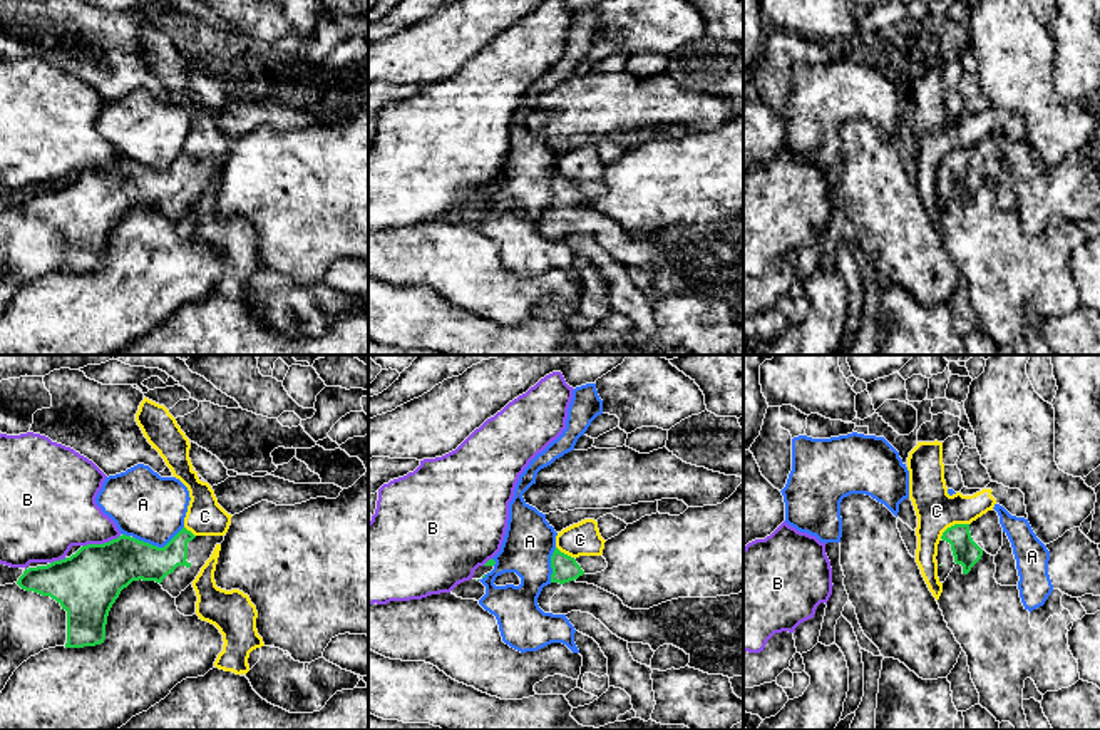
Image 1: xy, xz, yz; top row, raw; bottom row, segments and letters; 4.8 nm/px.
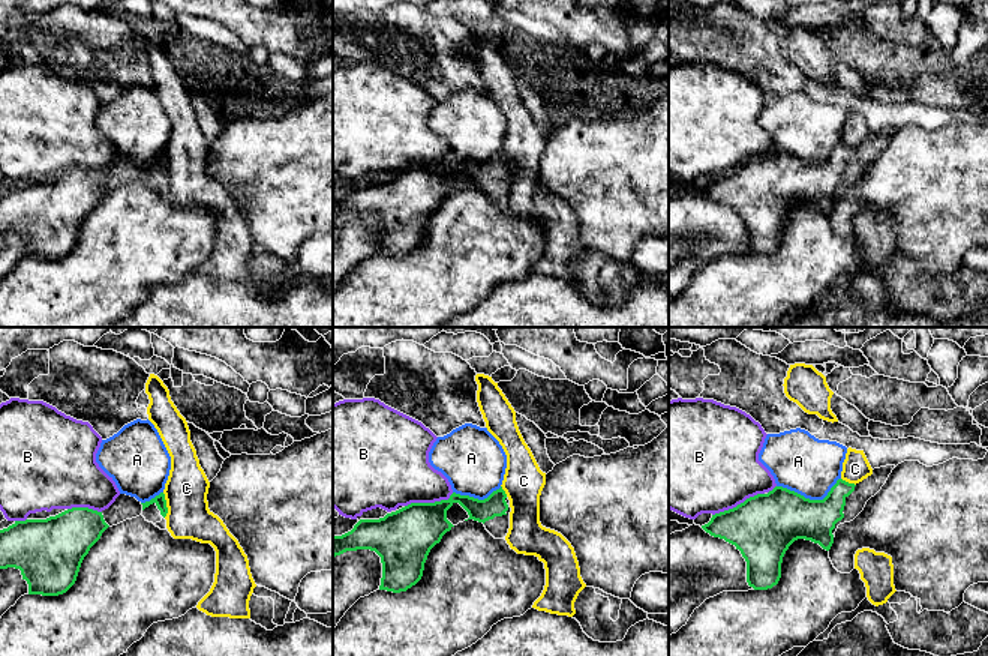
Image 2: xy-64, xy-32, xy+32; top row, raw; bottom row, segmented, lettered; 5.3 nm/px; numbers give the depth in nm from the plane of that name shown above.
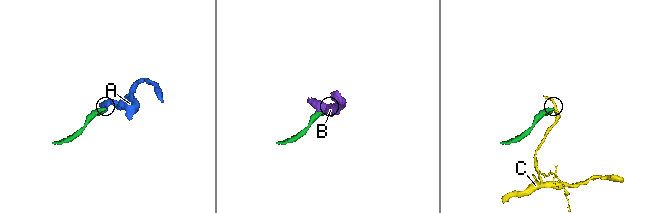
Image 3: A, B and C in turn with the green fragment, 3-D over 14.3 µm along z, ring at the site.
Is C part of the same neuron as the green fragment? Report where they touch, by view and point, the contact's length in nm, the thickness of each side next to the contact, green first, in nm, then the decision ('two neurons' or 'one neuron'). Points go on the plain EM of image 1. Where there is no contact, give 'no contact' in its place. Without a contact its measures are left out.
yz (955, 149) | 160 nm | 130/200 nm | two neurons

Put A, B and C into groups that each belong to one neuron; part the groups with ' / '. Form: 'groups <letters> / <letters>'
groups A / B / C

